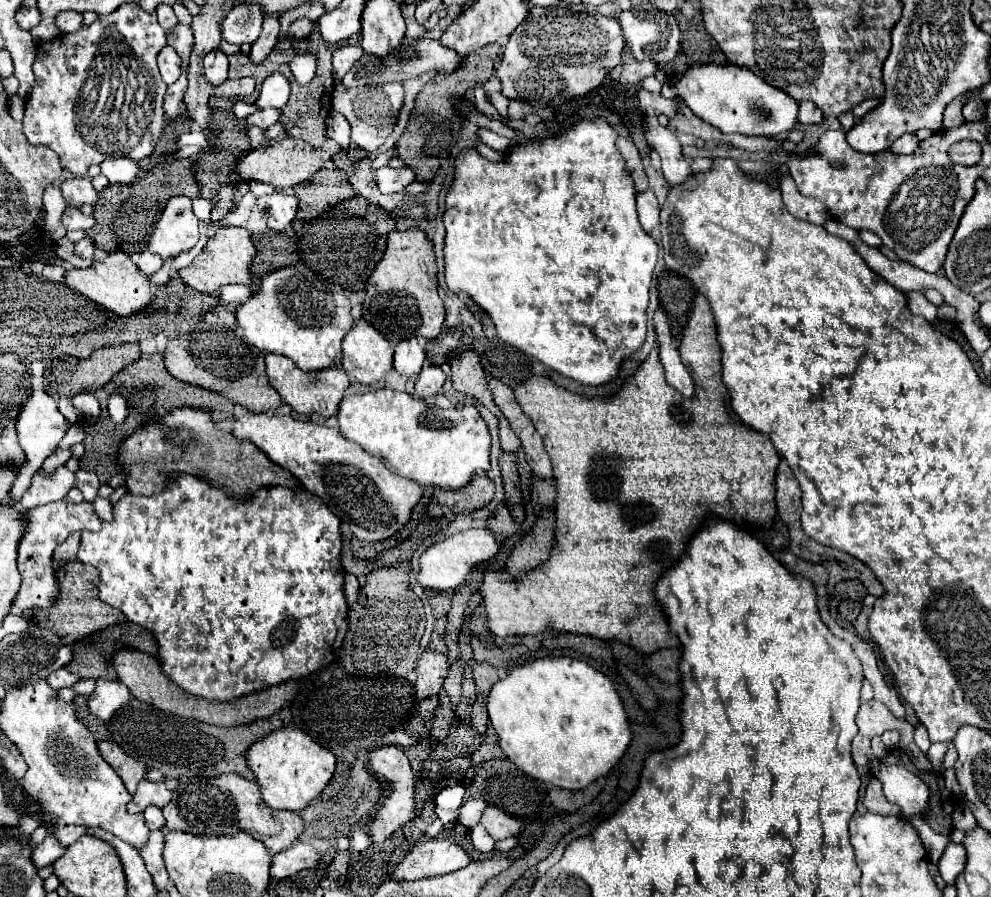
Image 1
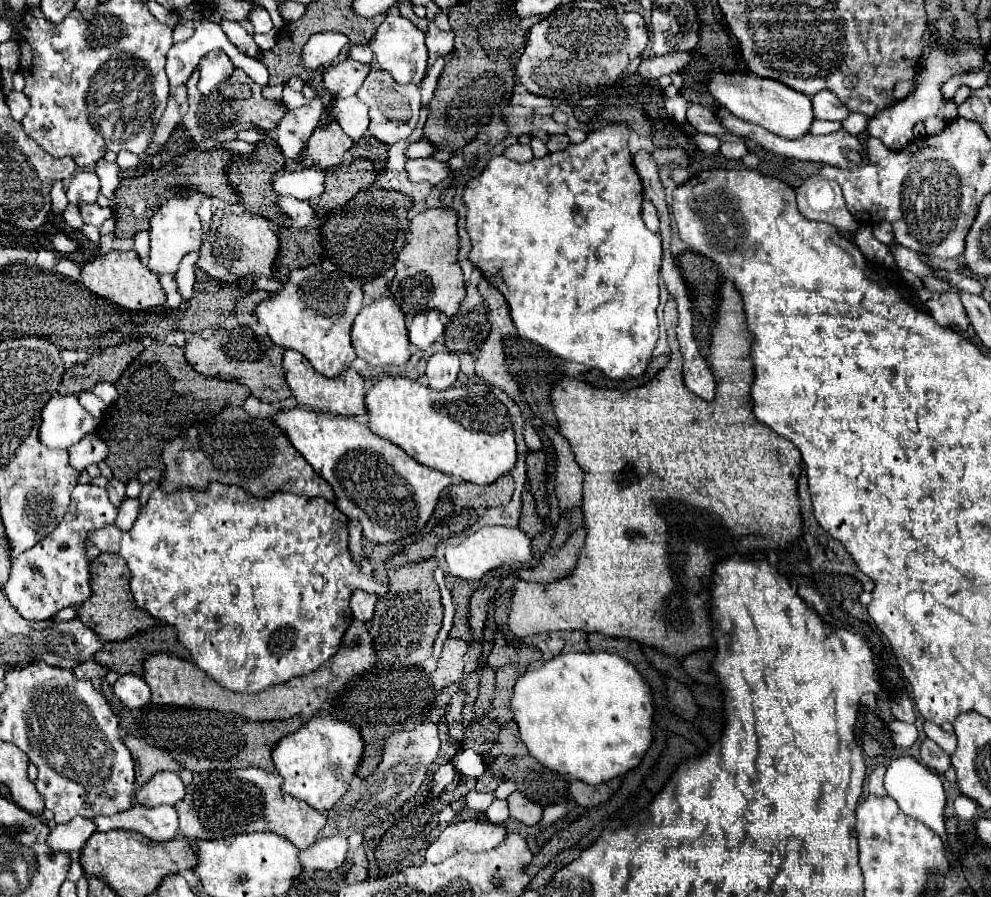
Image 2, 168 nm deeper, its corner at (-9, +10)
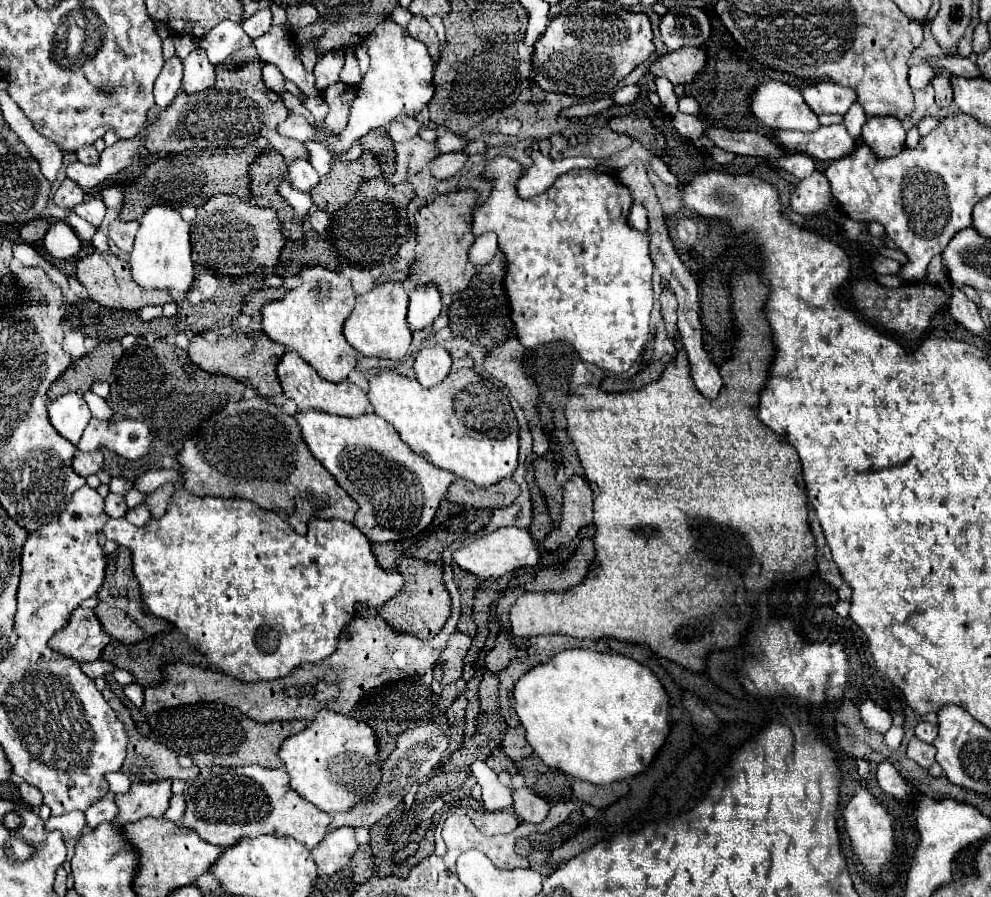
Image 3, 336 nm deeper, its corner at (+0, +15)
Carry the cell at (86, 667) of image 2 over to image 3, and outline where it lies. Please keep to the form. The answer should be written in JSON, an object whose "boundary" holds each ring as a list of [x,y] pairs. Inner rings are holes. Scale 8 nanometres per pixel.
{"boundary":[[[98,659],[98,661],[82,661],[80,665],[82,665],[82,671],[84,671],[90,679],[103,677],[106,673],[114,671],[114,665],[110,665],[108,661],[102,661],[102,659]]]}

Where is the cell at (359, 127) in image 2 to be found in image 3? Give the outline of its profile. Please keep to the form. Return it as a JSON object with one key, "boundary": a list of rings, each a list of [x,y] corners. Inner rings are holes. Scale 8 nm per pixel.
{"boundary":[[[384,19],[376,25],[370,37],[366,37],[366,45],[370,55],[370,69],[360,83],[356,99],[350,103],[350,117],[348,117],[346,129],[342,133],[327,133],[327,130],[322,127],[314,128],[303,117],[290,114],[283,123],[278,125],[277,130],[280,134],[302,143],[308,139],[320,143],[324,135],[324,141],[328,141],[332,151],[344,153],[368,131],[384,127],[386,123],[390,123],[394,117],[402,113],[414,115],[432,99],[434,63],[422,41],[414,39],[404,27],[400,27],[392,19]]]}

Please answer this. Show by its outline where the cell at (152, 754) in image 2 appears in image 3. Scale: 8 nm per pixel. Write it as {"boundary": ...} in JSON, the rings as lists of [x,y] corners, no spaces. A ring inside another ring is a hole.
{"boundary":[[[107,685],[102,691],[102,695],[105,700],[111,706],[116,715],[124,725],[126,725],[126,733],[128,733],[128,755],[124,759],[124,765],[122,765],[122,773],[132,781],[132,783],[140,783],[140,781],[160,781],[160,779],[184,779],[184,781],[194,781],[194,777],[200,773],[198,767],[190,767],[190,769],[182,769],[176,761],[176,753],[170,751],[168,747],[160,745],[160,743],[154,743],[142,735],[138,735],[136,727],[132,725],[132,719],[130,719],[130,711],[126,709],[126,706],[122,701],[116,697],[111,691],[109,685]]]}

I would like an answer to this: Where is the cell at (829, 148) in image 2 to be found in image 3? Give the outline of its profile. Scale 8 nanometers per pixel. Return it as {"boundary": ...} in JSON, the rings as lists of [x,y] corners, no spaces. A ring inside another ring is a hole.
{"boundary":[[[844,125],[820,127],[814,133],[802,131],[772,131],[772,137],[786,151],[806,153],[816,161],[836,161],[854,151],[856,143]]]}

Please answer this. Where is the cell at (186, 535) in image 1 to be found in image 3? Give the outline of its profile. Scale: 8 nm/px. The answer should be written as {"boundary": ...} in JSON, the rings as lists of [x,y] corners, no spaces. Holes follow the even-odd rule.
{"boundary":[[[178,485],[176,493],[172,495],[166,513],[160,519],[150,519],[144,527],[134,527],[124,519],[110,519],[102,533],[106,535],[106,539],[116,541],[118,545],[124,545],[130,549],[132,553],[132,561],[134,561],[134,577],[140,583],[140,591],[142,591],[142,601],[148,605],[150,613],[154,613],[156,617],[166,619],[168,623],[176,625],[178,631],[182,631],[188,639],[190,645],[194,645],[202,655],[208,657],[208,661],[212,663],[214,669],[218,669],[220,673],[232,675],[236,679],[240,679],[242,683],[258,683],[258,681],[274,681],[278,677],[286,677],[294,667],[302,665],[302,663],[318,663],[322,659],[326,659],[328,655],[334,653],[336,649],[336,639],[338,633],[342,631],[342,627],[354,617],[356,613],[356,605],[366,603],[370,607],[380,607],[384,605],[394,593],[398,593],[404,585],[402,575],[394,573],[386,573],[378,567],[372,551],[370,551],[370,541],[352,525],[352,523],[344,523],[338,519],[318,519],[312,517],[308,521],[308,531],[304,535],[298,535],[286,521],[282,521],[274,511],[266,511],[246,499],[240,497],[232,497],[232,499],[222,499],[222,497],[196,497],[190,495],[184,487]]]}

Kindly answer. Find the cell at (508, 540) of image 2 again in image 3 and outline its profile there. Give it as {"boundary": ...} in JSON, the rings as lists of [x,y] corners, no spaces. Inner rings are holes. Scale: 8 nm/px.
{"boundary":[[[500,527],[492,533],[484,533],[482,537],[476,537],[470,545],[464,545],[460,549],[456,549],[452,553],[454,563],[468,571],[478,575],[480,579],[488,579],[488,577],[500,577],[508,571],[514,571],[518,567],[530,567],[538,563],[538,551],[534,547],[534,539],[528,533],[528,529],[520,529],[520,527]]]}

